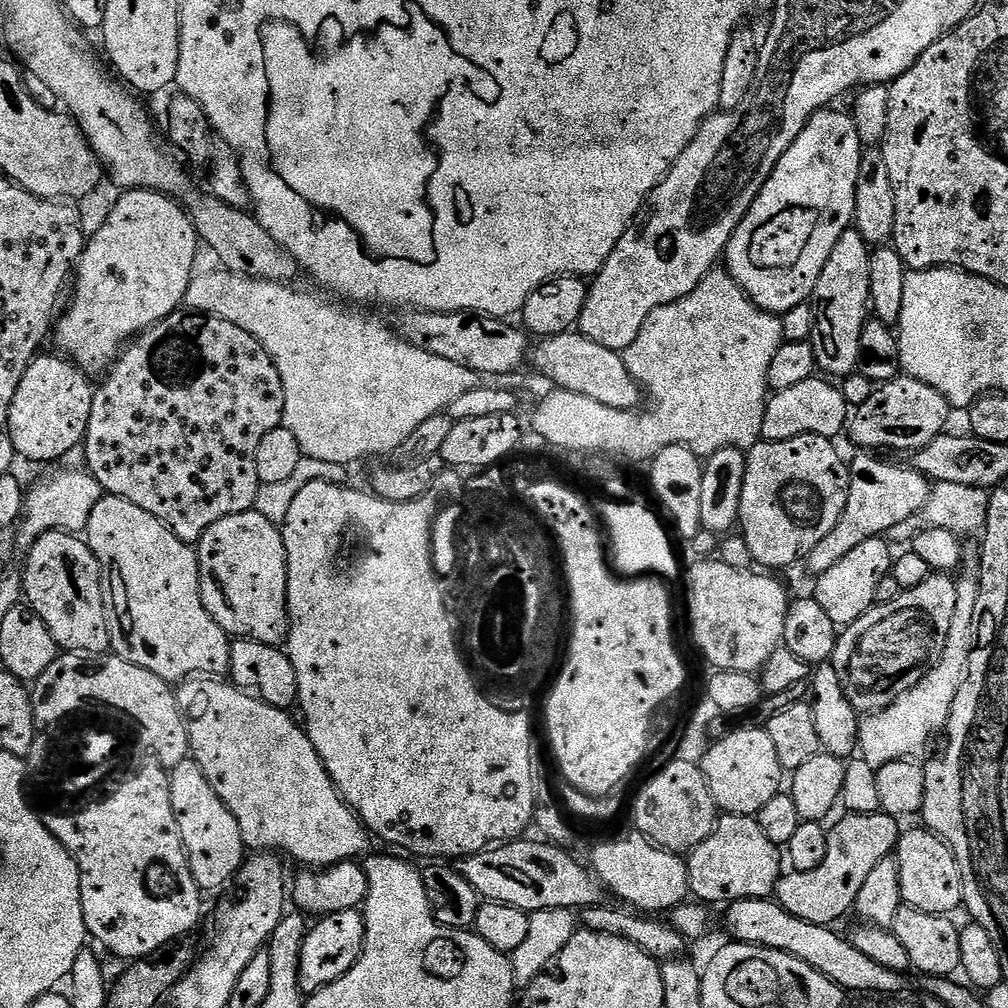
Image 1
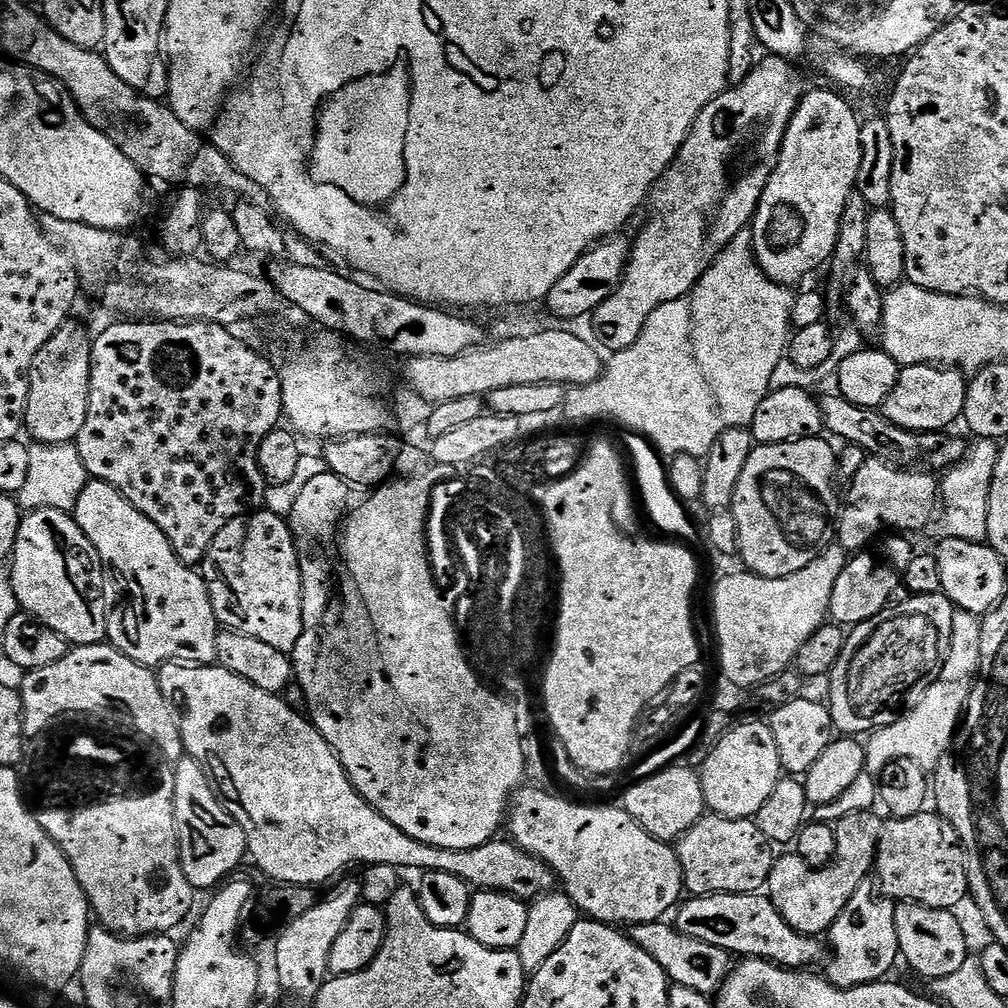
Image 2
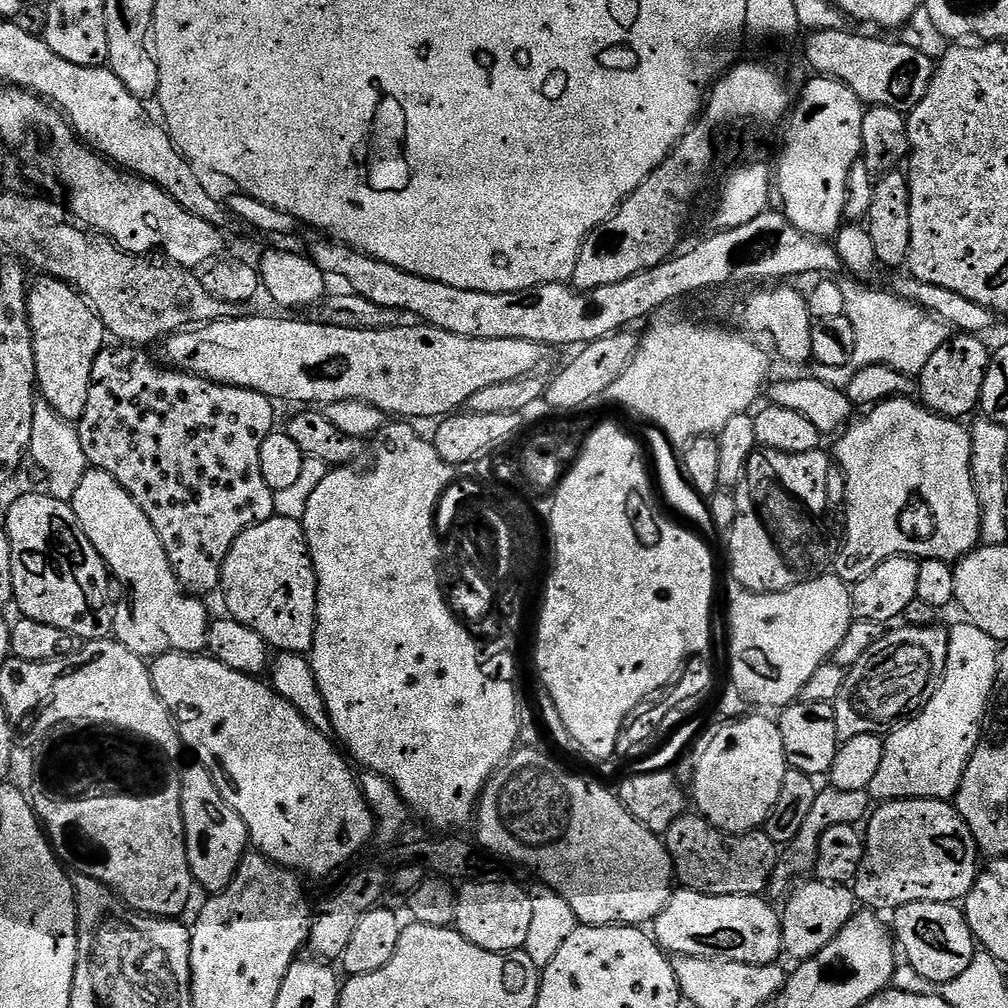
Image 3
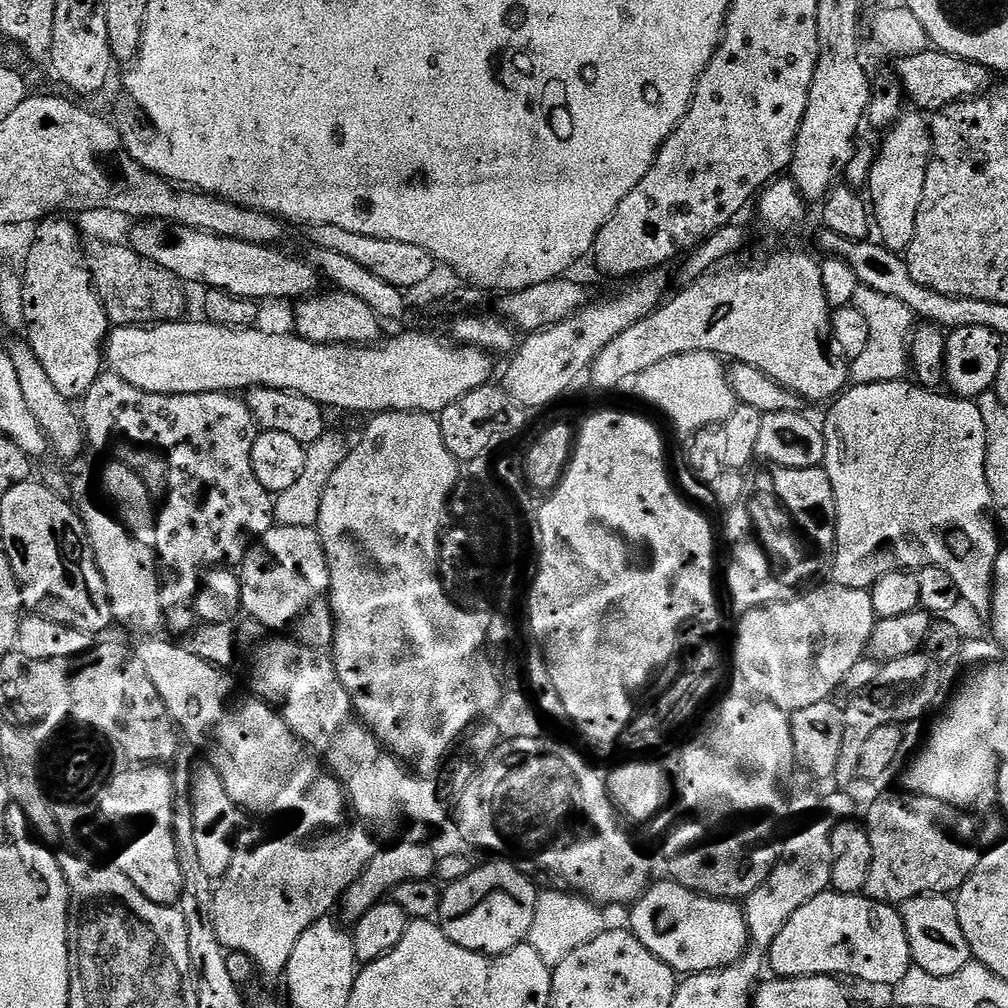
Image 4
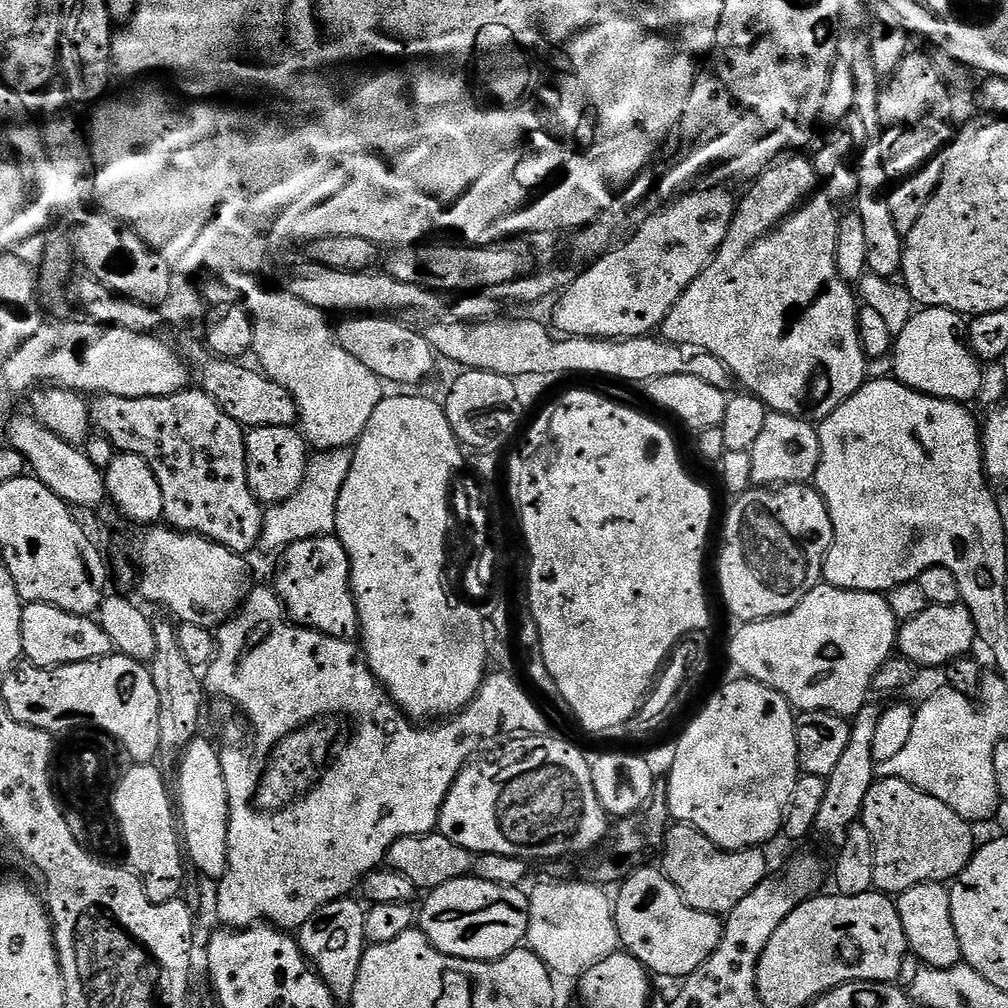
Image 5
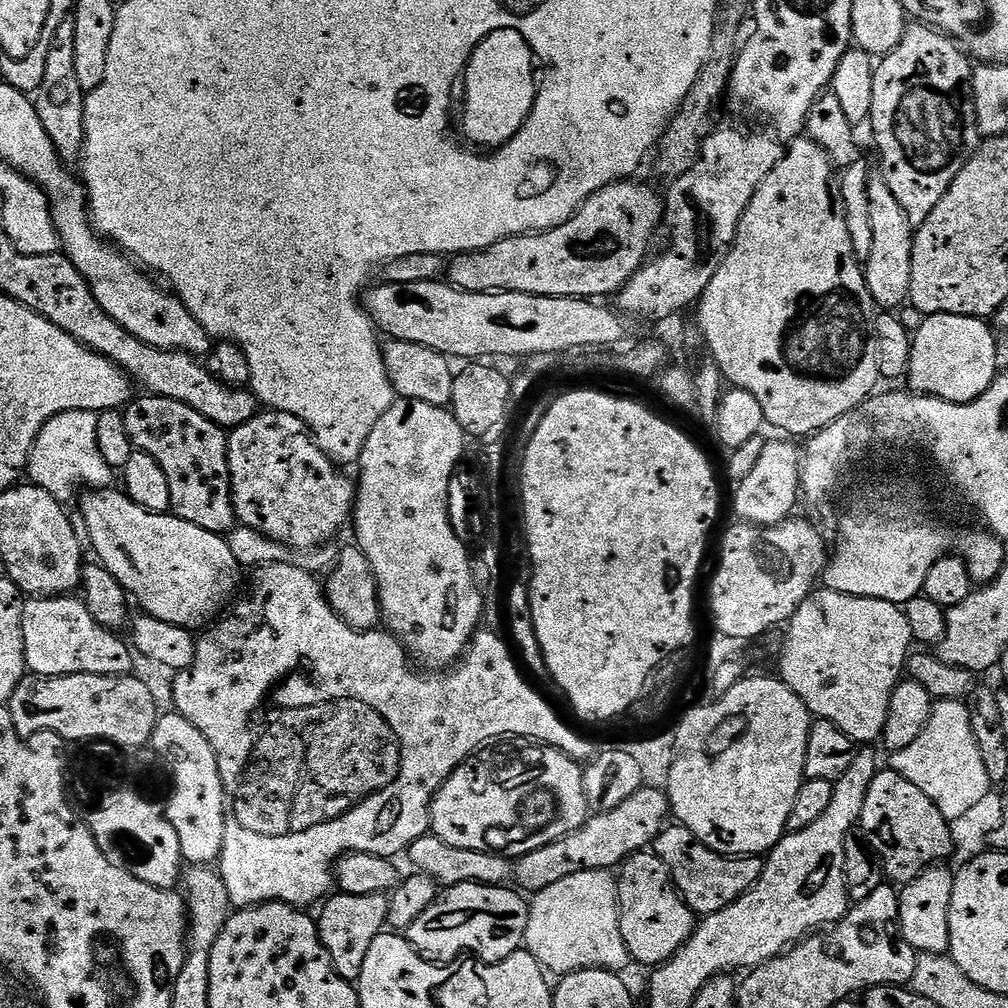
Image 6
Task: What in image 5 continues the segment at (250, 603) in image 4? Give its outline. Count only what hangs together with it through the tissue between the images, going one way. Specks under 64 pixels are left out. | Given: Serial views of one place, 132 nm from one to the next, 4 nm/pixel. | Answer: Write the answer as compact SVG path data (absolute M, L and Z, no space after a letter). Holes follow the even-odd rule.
M335 535L294 542L283 549L280 558L274 591L284 604L287 619L330 638L355 641L360 632L360 619L352 593L350 560Z

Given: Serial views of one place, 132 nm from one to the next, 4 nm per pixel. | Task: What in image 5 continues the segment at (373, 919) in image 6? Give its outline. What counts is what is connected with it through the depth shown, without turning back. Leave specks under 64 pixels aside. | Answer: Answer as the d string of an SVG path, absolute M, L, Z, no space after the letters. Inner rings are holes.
M356 898L335 900L322 906L322 910L315 912L298 930L300 949L338 1001L351 1001L354 994L354 982L358 982L358 970L366 947L365 930L366 908Z

